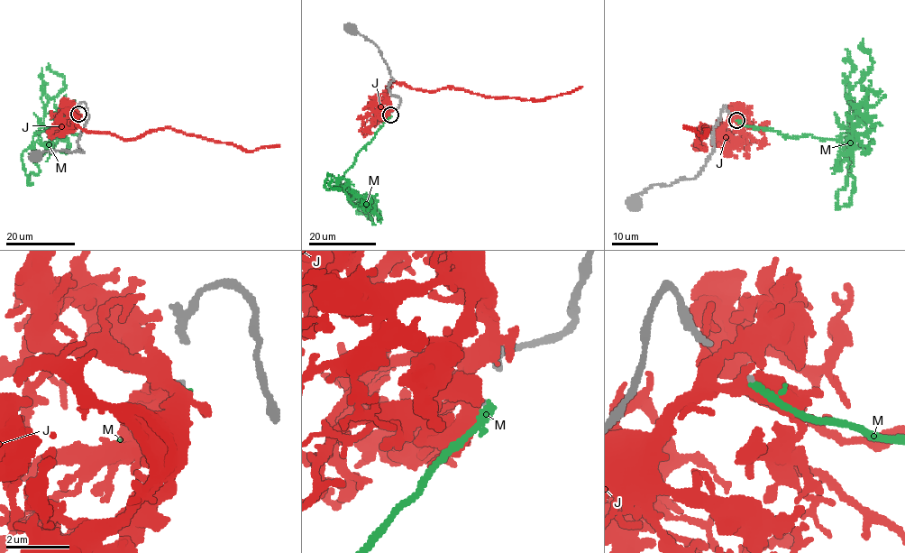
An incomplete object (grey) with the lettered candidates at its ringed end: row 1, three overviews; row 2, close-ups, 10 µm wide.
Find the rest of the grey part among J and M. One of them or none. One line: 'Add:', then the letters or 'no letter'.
Add: M

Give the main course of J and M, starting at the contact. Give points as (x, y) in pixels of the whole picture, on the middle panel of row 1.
J: (389, 115), (387, 91), (394, 81), (412, 88), (458, 88), (493, 97), (536, 100), (570, 93), (582, 86)
M: (390, 115), (357, 154), (353, 163), (337, 186), (351, 197), (355, 198), (371, 219), (361, 212), (358, 214)

